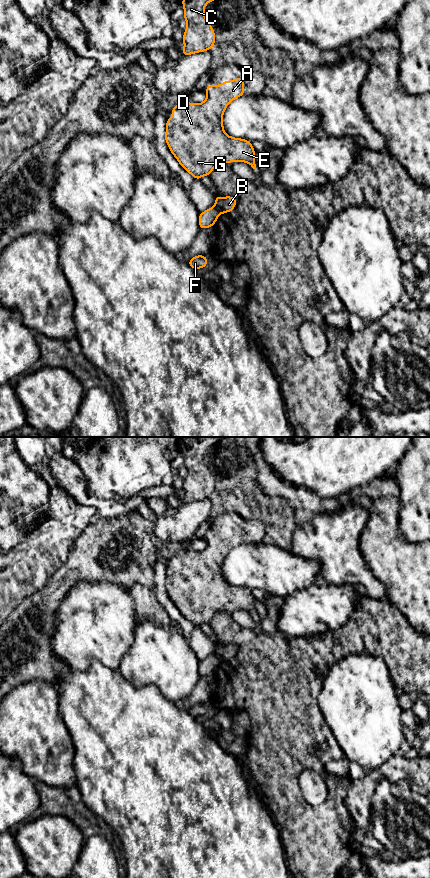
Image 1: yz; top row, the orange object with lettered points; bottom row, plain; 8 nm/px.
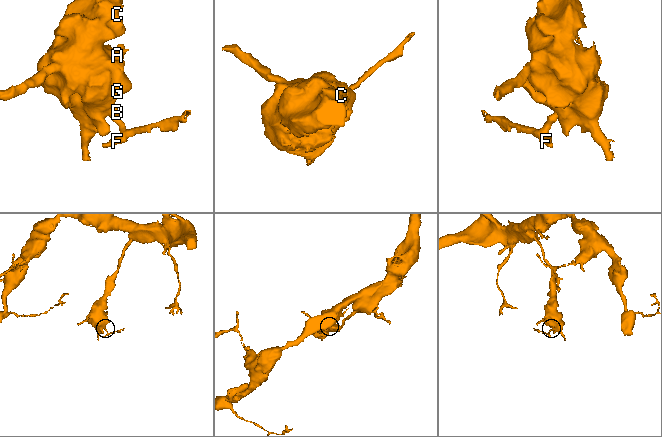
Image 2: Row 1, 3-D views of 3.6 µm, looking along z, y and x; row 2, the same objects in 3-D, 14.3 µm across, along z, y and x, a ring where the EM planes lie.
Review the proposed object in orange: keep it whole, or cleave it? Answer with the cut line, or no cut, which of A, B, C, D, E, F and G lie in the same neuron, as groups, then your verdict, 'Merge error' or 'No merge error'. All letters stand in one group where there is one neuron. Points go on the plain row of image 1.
Split along yz (214, 654), (219, 661). Groups: A B C D E G / F. Merge error

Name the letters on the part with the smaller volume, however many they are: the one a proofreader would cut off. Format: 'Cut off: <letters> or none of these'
Cut off: F

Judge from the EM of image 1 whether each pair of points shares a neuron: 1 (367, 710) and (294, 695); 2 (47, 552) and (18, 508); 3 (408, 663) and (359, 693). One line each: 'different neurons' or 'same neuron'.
1: different neurons
2: different neurons
3: different neurons

